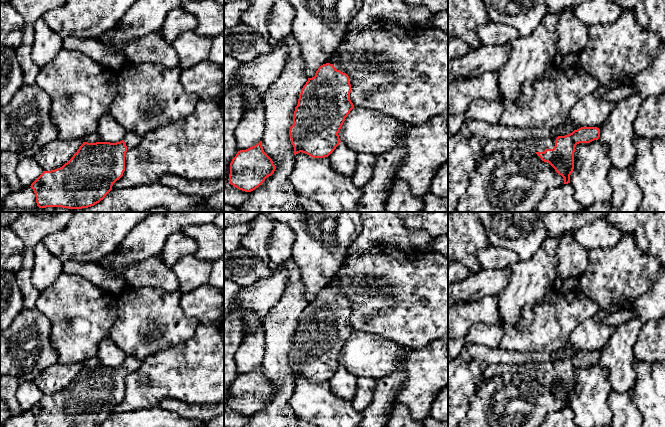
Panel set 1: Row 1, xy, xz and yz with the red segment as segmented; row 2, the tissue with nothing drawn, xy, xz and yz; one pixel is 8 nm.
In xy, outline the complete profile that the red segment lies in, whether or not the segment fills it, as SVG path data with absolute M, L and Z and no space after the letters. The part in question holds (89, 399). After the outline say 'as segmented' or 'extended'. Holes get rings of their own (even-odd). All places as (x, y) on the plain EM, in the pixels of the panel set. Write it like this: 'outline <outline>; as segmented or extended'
outline M127 356L120 366L83 366L73 381L62 391L43 397L31 408L36 421L36 427L99 427L112 414L113 408L119 404L125 395L126 376L139 369L141 362L133 356Z; extended

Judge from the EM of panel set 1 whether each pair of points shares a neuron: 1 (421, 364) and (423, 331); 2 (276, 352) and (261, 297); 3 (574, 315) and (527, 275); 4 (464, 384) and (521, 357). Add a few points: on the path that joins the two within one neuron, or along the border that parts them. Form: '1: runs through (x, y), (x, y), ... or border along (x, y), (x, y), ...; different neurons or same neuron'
1: border along (437, 338), (419, 349), (410, 351); different neurons
2: border along (281, 295), (281, 298), (263, 317); different neurons
3: border along (553, 287), (539, 302), (527, 305); different neurons
4: runs through (477, 369), (489, 357), (506, 357); same neuron

